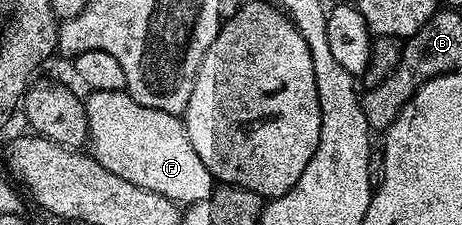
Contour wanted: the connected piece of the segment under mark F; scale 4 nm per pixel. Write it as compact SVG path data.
M126 91L91 92L88 97L85 103L89 152L105 170L183 206L208 199L213 190L211 171L201 162L197 150L193 150L193 142L189 142L179 116L141 106Z

